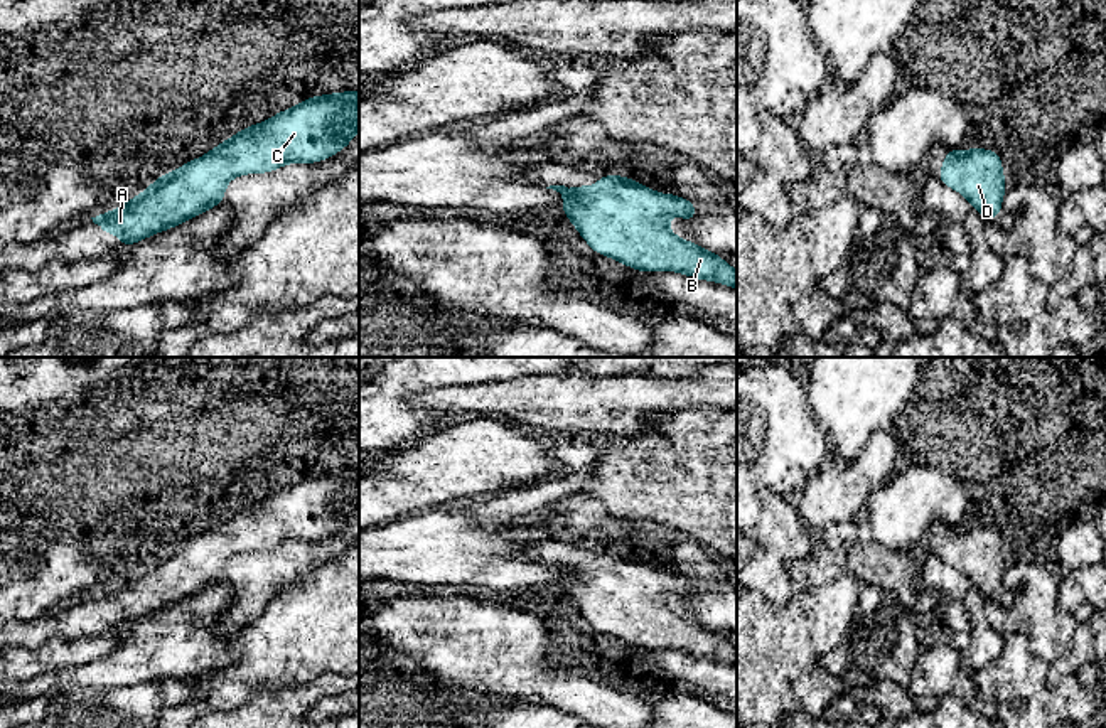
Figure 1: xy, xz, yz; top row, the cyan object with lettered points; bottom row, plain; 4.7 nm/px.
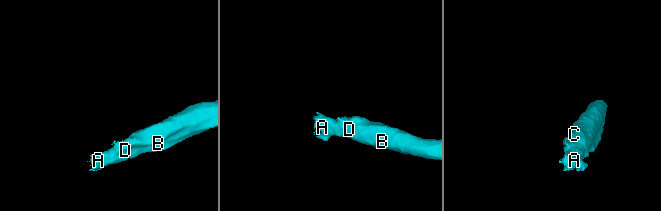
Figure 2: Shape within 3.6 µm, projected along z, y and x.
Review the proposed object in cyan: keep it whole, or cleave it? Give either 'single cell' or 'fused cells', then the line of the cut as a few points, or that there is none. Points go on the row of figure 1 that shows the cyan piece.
single cell; no cut

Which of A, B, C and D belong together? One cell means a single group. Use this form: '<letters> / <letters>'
A B C D

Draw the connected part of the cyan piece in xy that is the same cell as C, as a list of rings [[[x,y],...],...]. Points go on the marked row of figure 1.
[[[359,89],[309,96],[293,108],[282,110],[261,123],[239,130],[204,157],[197,157],[170,174],[158,175],[137,197],[91,219],[103,229],[103,236],[113,233],[121,239],[121,249],[128,248],[221,206],[226,187],[234,177],[268,174],[288,163],[319,163],[330,158],[351,145],[352,136],[359,131],[359,123],[352,120],[357,113]]]

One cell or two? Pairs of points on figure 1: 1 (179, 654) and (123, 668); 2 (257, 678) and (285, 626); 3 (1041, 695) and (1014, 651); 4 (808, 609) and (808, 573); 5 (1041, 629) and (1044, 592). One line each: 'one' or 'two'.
1: one
2: one
3: one
4: two
5: one

